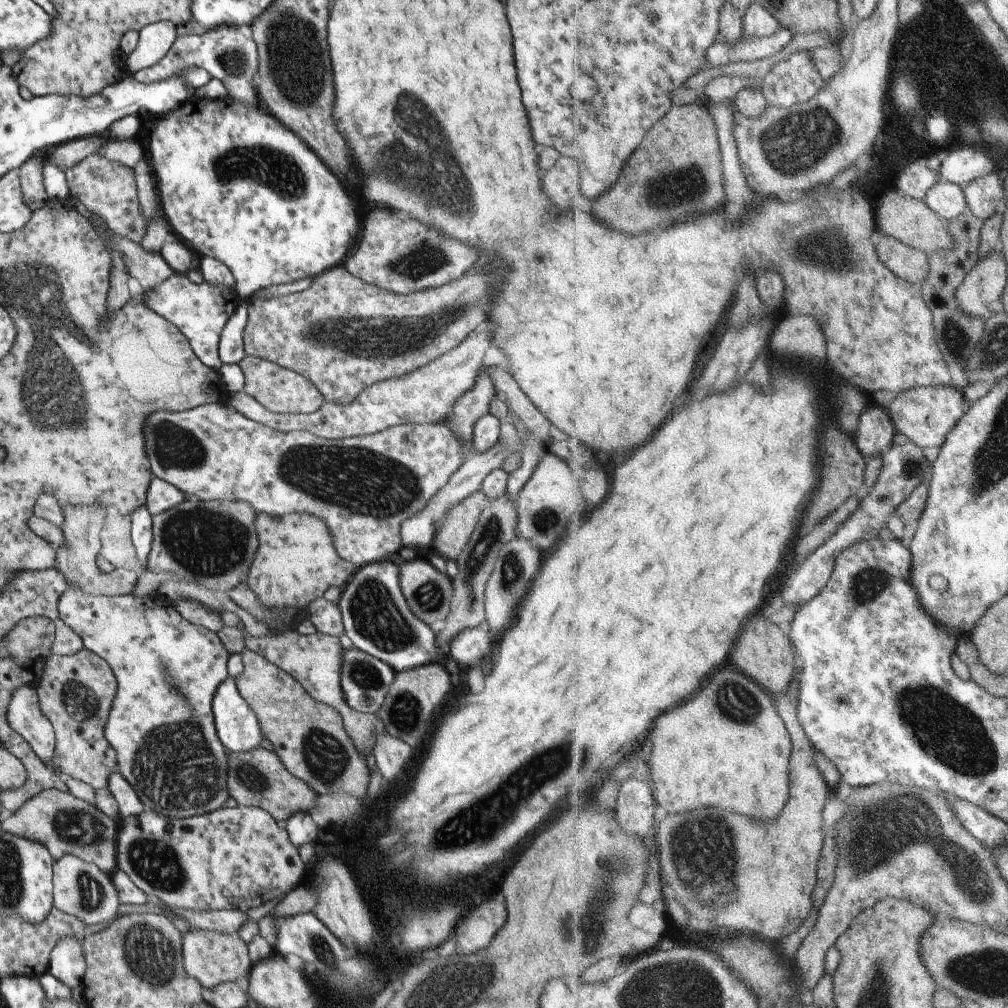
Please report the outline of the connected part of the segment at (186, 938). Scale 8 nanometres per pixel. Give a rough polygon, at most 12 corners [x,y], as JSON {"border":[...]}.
{"border":[[238,931],[182,934],[182,965],[203,989],[242,982]]}

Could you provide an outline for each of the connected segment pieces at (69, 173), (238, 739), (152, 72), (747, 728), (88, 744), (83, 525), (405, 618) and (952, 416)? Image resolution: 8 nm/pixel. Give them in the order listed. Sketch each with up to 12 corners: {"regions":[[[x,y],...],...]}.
{"regions":[[[93,153],[66,168],[68,198],[134,243],[147,224],[132,169]],[[242,652],[226,662],[211,712],[228,755],[251,750],[264,737],[235,679]],[[223,25],[174,36],[141,84],[180,78],[193,67],[228,96],[257,106],[257,51],[244,30]],[[719,668],[645,752],[668,813],[777,818],[792,736]],[[85,647],[45,660],[34,690],[54,728],[45,766],[105,787],[116,693]],[[65,505],[52,568],[92,595],[133,593],[137,575],[96,565],[101,505]],[[398,563],[357,568],[336,605],[352,646],[395,672],[433,662]],[[929,385],[887,406],[896,431],[943,446],[970,406],[958,386]]]}

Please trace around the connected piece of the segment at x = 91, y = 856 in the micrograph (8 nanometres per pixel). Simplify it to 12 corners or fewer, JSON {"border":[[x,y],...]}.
{"border":[[67,790],[32,796],[1,828],[108,876],[118,824]]}

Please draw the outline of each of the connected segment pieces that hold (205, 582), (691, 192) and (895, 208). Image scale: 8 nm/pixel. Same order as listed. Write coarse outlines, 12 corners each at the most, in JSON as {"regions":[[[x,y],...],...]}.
{"regions":[[[192,497],[151,517],[147,562],[226,593],[258,549],[254,508]],[[673,106],[588,206],[639,234],[725,202],[718,125]],[[883,196],[878,233],[928,254],[954,247],[925,201]]]}

